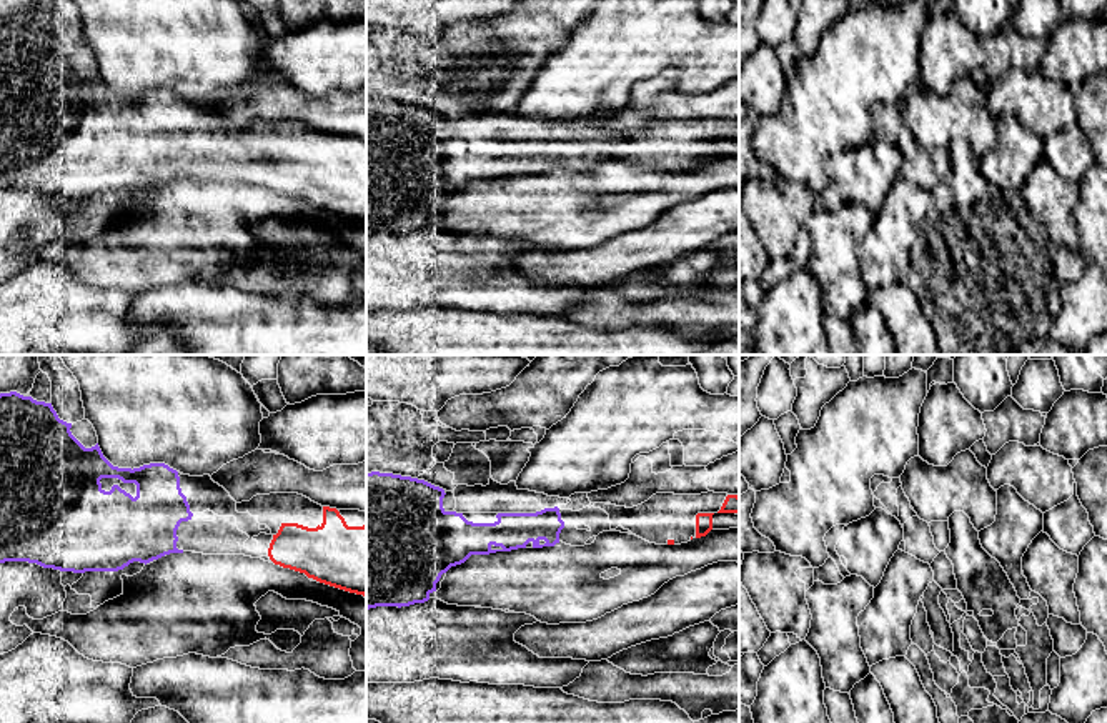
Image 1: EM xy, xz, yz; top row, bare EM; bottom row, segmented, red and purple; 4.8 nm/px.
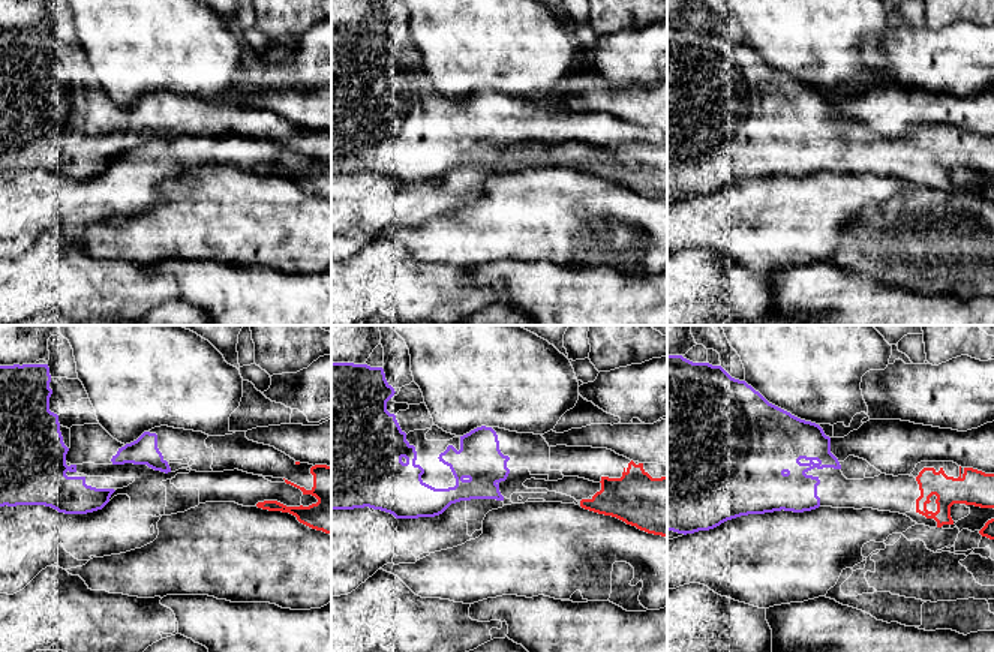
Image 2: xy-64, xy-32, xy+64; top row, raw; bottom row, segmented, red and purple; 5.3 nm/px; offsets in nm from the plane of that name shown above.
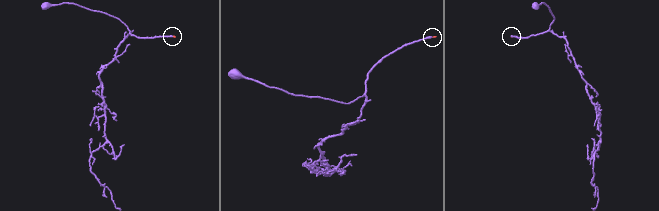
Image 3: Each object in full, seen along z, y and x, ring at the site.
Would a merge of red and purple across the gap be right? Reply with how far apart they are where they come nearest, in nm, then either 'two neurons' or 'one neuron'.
400 nm | one neuron

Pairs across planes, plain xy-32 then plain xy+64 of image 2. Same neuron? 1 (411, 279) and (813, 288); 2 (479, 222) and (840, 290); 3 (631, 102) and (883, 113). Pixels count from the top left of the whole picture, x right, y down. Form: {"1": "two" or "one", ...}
{"1": "two", "2": "two", "3": "one"}

